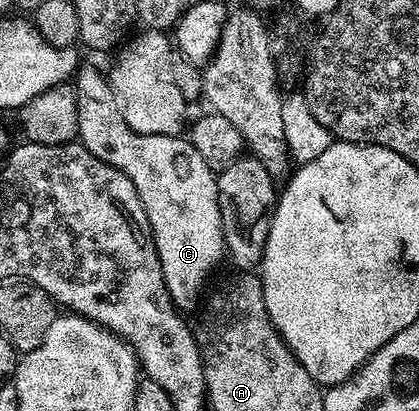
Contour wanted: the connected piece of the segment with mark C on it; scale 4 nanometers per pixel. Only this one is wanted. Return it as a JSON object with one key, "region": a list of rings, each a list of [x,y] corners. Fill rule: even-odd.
{"region":[[[80,66],[73,76],[75,100],[77,101],[77,121],[79,122],[78,142],[83,144],[93,157],[101,157],[105,165],[113,165],[113,169],[121,169],[129,181],[137,189],[137,197],[145,209],[145,217],[151,226],[151,236],[157,249],[157,257],[161,261],[161,273],[165,277],[165,289],[169,289],[169,297],[180,313],[194,312],[200,306],[205,292],[208,290],[207,278],[215,271],[215,266],[225,259],[223,246],[223,226],[221,225],[221,209],[216,172],[197,153],[190,138],[178,135],[142,135],[129,125],[125,125],[125,117],[117,109],[113,101],[113,89],[108,76],[103,75],[95,67]]]}

